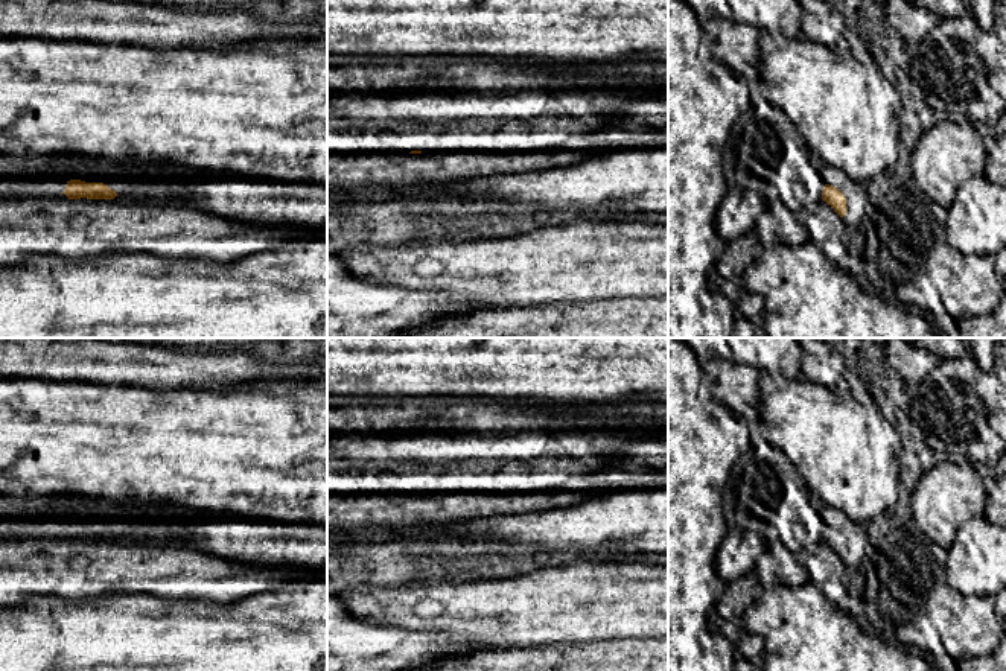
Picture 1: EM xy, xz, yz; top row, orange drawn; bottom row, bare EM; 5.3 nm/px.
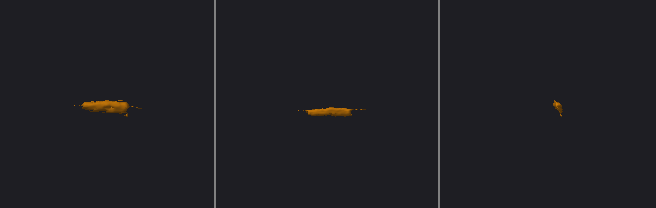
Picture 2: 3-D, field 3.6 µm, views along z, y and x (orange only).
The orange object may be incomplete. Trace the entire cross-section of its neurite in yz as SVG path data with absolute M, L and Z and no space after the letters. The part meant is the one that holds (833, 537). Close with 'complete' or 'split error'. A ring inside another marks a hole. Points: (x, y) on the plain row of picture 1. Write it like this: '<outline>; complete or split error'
M810 491L810 504L825 522L822 540L848 568L858 568L869 543L864 523L852 522L842 510L825 504L814 491Z; split error

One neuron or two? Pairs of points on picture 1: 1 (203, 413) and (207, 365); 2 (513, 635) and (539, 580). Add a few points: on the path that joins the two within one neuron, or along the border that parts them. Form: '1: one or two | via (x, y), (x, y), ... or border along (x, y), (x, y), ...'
1: two | border along (241, 385), (224, 390), (169, 390)
2: one | via (515, 621), (539, 594)

